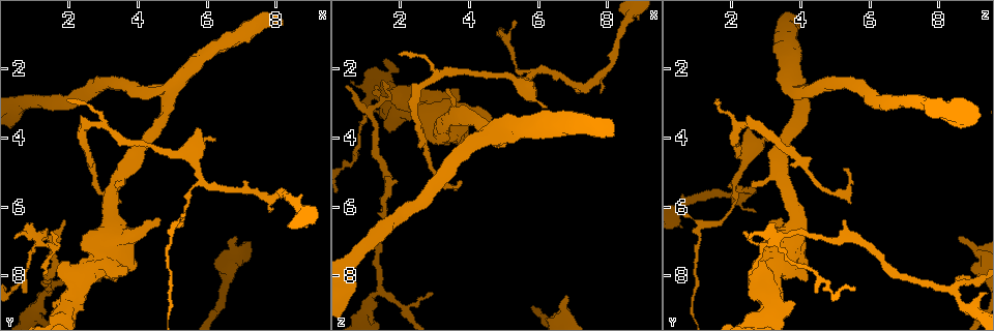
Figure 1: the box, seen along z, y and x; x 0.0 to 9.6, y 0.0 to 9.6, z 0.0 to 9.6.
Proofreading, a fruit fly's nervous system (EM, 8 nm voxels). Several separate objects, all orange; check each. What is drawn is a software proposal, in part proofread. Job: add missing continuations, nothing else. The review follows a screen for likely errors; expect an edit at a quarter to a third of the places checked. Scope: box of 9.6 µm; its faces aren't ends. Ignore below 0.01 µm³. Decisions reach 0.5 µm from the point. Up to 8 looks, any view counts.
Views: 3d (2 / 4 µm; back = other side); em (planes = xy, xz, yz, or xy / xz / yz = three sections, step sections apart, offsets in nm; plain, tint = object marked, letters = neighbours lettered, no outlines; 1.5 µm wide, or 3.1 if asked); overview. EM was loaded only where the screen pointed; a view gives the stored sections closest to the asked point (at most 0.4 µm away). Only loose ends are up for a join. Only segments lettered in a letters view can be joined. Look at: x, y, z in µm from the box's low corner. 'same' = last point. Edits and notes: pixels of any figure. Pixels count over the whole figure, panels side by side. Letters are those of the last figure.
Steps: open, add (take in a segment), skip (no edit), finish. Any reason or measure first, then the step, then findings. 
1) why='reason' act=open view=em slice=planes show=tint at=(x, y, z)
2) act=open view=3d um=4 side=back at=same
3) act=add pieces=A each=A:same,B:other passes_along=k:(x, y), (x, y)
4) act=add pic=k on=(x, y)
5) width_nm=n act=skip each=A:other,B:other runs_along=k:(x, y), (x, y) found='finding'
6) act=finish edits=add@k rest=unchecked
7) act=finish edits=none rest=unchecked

why='stops while still wide' act=open view=em slice=planes show=plain at=(3.40, 8.10, 4.10)

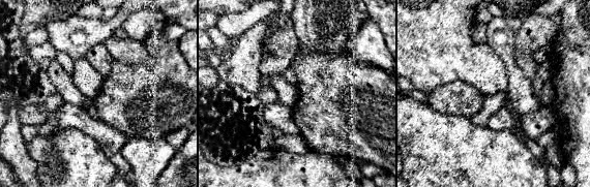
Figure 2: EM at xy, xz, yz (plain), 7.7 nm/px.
why='what lies round it' act=open view=em slice=planes show=letters at=same

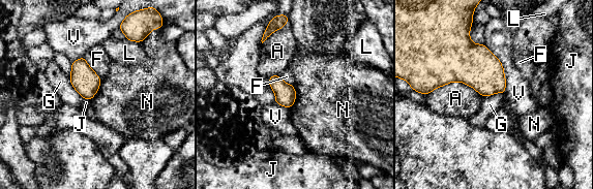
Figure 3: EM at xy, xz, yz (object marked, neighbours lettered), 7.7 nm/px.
act=skip each=A:other,F:other,G:other,J:other,L:other,N:other,V:other border=3:(293, 85), (295, 100), (290, 108) found='none of them fits'

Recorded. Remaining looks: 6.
why='free end' act=open view=em slice=planes show=letters at=(0.65, 8.55, 4.45)

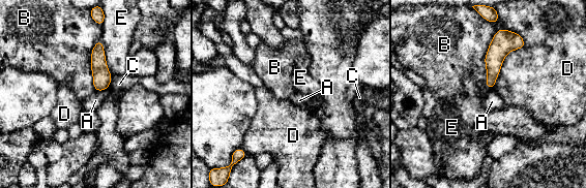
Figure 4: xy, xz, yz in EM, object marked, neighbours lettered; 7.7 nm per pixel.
longest_contact=B:480nm act=skip each=A:other,B:other,C:other,D:other,E:other border=4:(105, 89), (96, 91) found='none of them fits'

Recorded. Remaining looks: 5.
why='an open end' act=open view=3d um=4 at=(6.80, 6.90, 8.60)

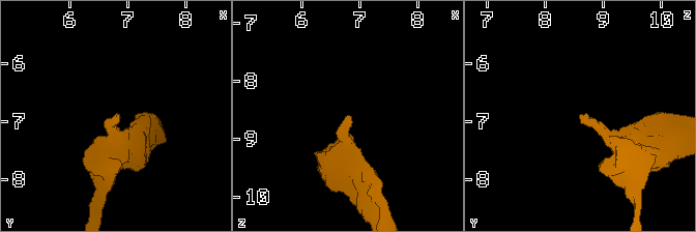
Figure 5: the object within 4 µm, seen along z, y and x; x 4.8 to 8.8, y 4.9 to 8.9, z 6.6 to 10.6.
act=open view=em slice=planes show=tint at=(6.80, 6.95, 8.55)

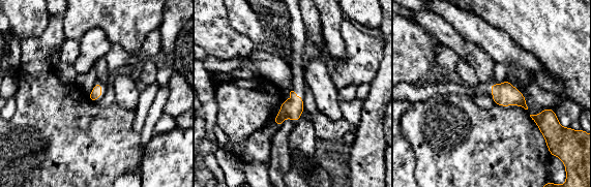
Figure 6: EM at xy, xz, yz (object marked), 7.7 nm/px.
act=open view=em slice=planes show=letters at=same

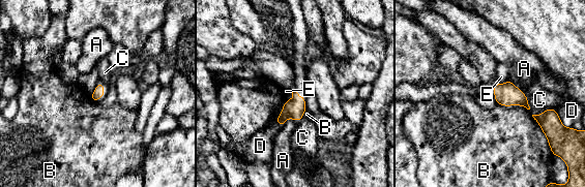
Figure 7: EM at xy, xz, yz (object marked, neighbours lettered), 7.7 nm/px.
act=skip each=A:other,B:other,C:other,D:other,E:other border=7:(506, 80), (502, 84), (497, 84) found='no lettered segment goes on from it'

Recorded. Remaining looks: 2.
act=finish edits=none rest=unchecked

